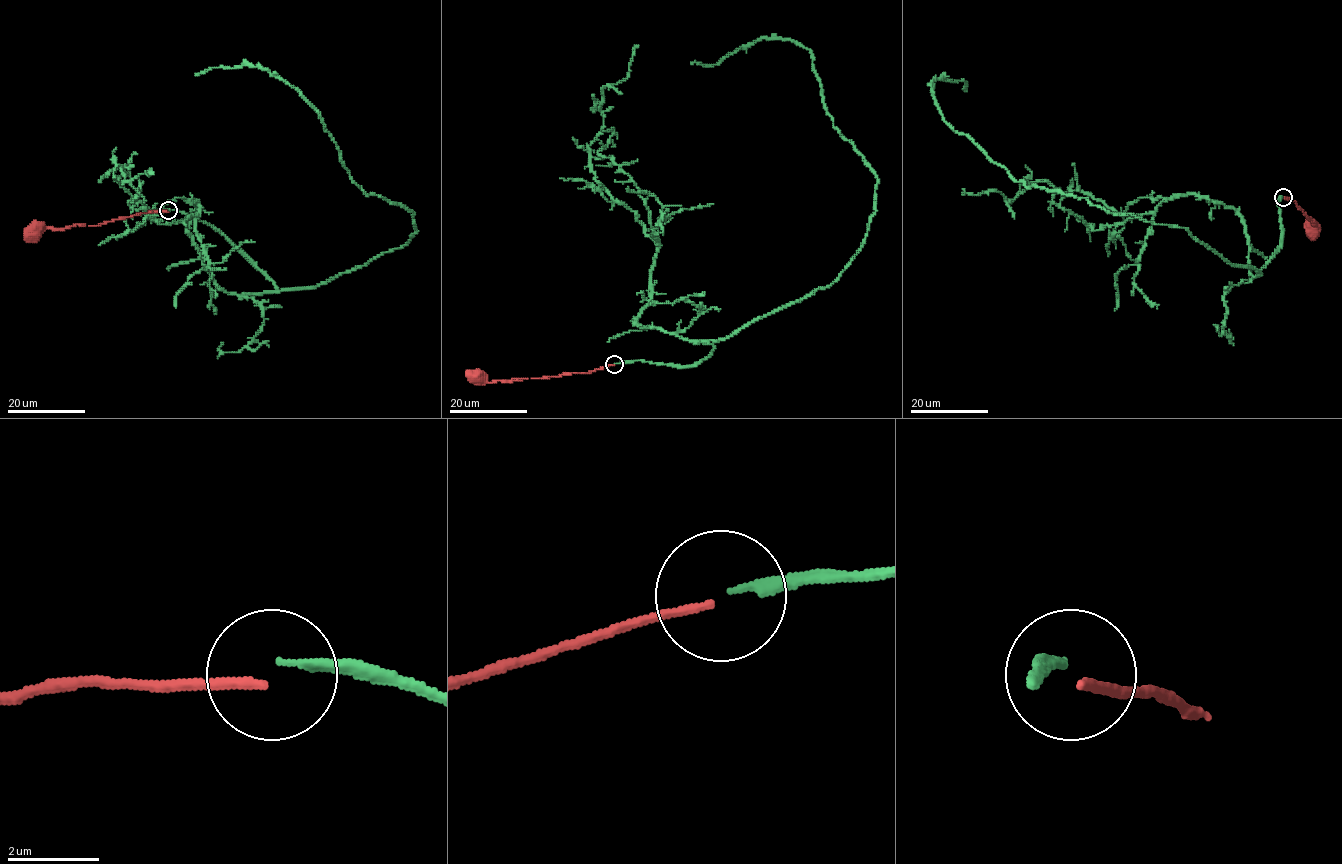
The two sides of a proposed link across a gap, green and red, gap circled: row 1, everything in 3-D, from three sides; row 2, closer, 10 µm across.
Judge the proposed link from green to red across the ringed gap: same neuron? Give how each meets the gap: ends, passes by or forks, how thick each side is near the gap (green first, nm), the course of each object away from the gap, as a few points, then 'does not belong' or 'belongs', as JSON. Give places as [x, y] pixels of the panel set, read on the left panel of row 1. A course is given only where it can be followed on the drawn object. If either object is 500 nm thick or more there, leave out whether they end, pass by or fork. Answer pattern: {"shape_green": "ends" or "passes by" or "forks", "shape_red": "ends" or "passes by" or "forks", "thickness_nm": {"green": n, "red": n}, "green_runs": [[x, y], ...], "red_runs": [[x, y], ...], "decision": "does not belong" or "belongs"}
{"shape_green": "ends", "shape_red": "ends", "thickness_nm": {"green": 190, "red": 180}, "green_runs": [[169, 209], [246, 255], [262, 293], [416, 230], [291, 86], [246, 64], [195, 75]], "red_runs": [[168, 211], [149, 211], [97, 225], [74, 225], [34, 232]], "decision": "does not belong"}

